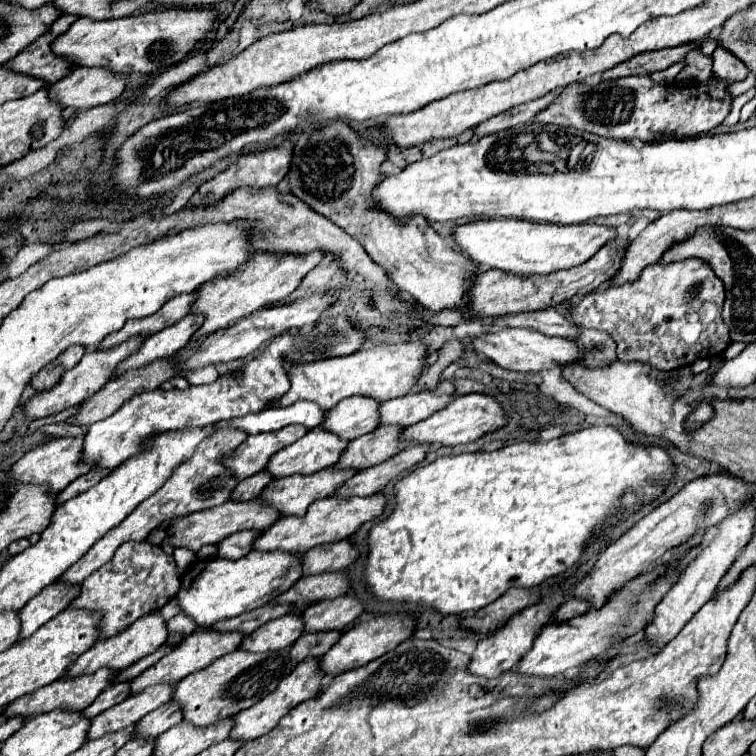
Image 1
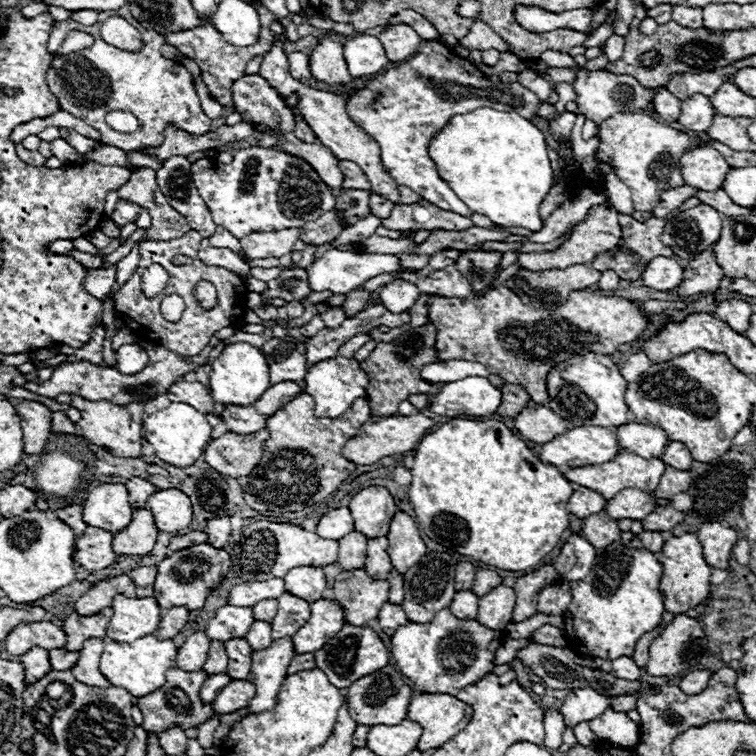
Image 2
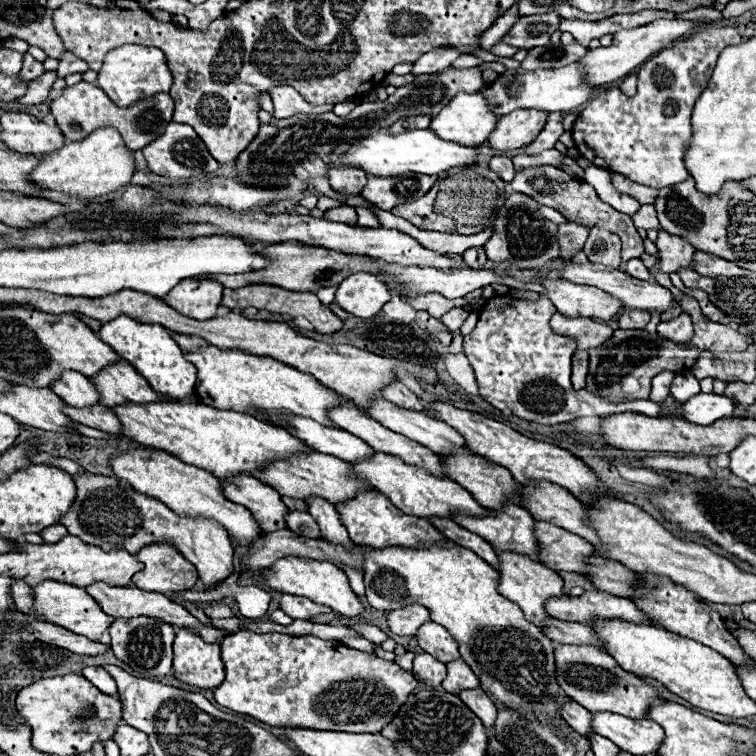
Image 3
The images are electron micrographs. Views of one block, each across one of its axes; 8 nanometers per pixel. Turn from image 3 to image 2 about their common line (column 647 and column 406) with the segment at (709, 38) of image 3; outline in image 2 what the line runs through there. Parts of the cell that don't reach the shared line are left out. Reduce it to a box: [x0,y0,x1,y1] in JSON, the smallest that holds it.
[346,40,540,216]

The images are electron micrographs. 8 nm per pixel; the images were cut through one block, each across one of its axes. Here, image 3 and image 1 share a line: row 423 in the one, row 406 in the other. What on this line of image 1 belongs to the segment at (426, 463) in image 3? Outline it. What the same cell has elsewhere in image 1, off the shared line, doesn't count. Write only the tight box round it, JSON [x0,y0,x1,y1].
[318,396,378,440]

